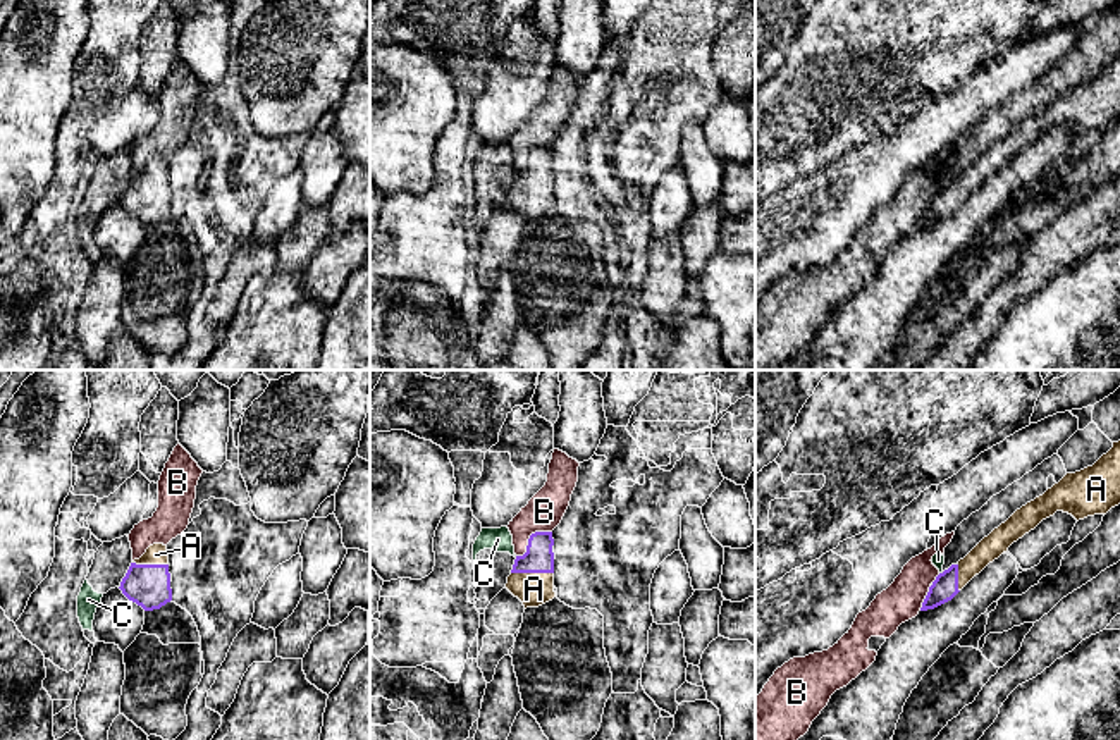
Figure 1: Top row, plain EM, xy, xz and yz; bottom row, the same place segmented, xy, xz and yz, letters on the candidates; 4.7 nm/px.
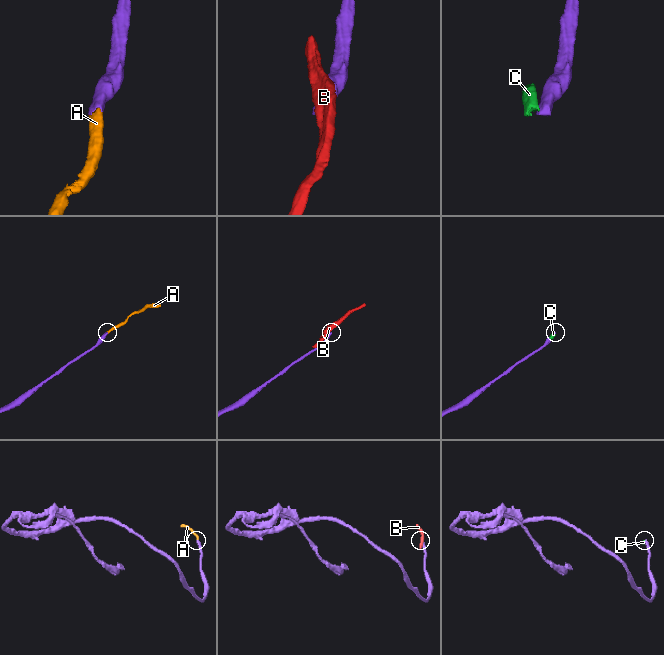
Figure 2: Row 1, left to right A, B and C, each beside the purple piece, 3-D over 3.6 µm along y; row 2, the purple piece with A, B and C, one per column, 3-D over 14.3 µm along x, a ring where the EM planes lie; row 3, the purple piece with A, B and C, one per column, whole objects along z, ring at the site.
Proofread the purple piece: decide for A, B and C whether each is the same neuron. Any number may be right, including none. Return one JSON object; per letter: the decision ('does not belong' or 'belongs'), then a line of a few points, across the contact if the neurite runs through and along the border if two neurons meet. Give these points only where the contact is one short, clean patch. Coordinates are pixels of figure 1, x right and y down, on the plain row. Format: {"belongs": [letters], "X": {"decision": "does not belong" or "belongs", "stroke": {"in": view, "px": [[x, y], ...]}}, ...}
{"belongs": ["A"], "A": {"decision": "belongs", "stroke": {"in": "xz", "px": [[539, 172], [532, 186], [534, 203]]}}, "B": {"decision": "does not belong"}, "C": {"decision": "does not belong", "stroke": {"in": "yz", "px": [[943, 186], [940, 188]]}}}

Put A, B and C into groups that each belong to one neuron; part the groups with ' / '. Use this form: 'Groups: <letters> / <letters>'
Groups: A / B / C

